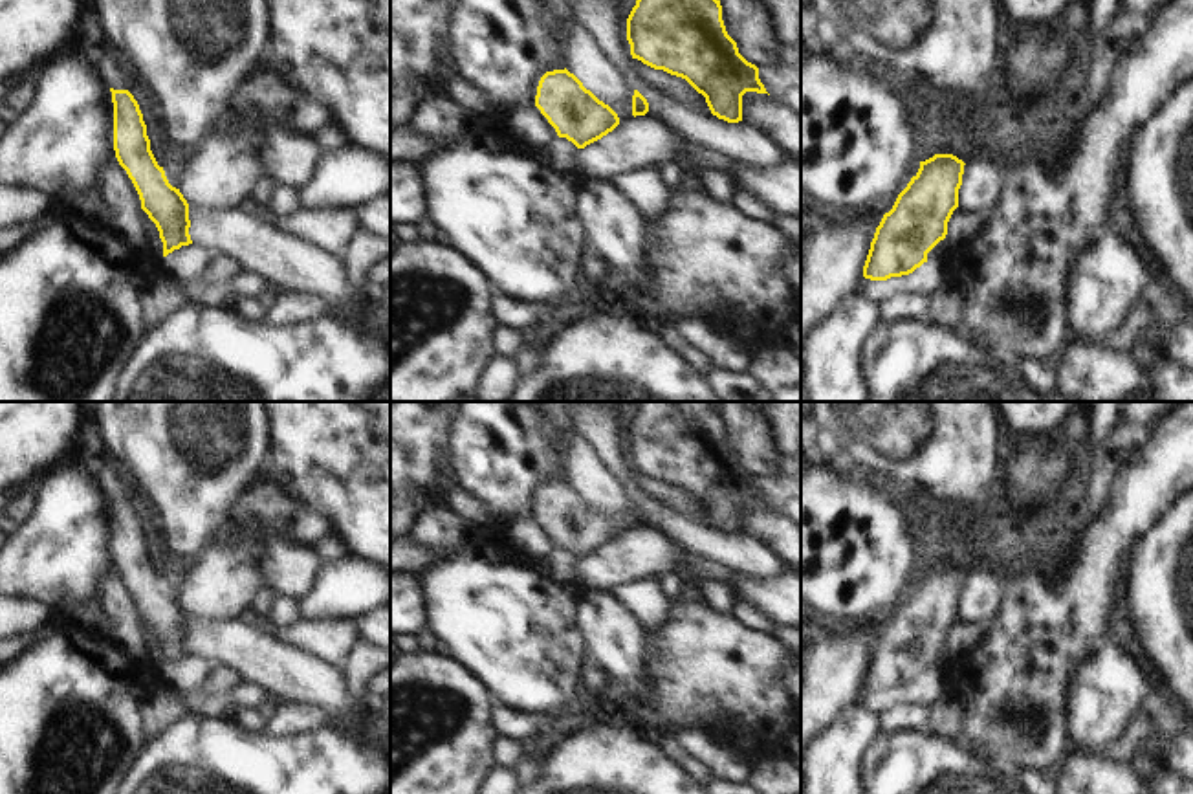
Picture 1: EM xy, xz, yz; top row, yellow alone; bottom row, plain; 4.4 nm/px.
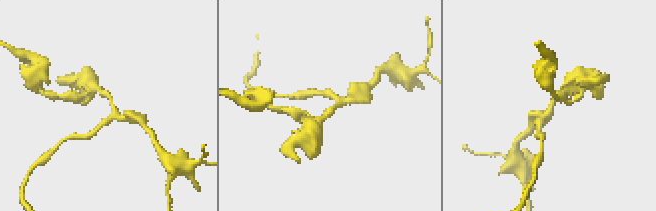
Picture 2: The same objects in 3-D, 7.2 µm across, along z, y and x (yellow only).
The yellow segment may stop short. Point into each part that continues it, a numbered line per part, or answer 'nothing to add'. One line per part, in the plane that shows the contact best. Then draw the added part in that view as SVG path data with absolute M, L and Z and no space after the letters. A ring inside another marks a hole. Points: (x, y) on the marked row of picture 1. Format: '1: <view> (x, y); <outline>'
nothing to add

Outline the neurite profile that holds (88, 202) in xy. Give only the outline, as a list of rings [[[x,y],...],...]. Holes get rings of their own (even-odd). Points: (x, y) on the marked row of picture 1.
[[[88,187],[88,189],[71,189],[62,194],[64,204],[79,213],[81,216],[92,218],[92,220],[103,220],[104,216],[104,200],[99,191],[99,187]]]

